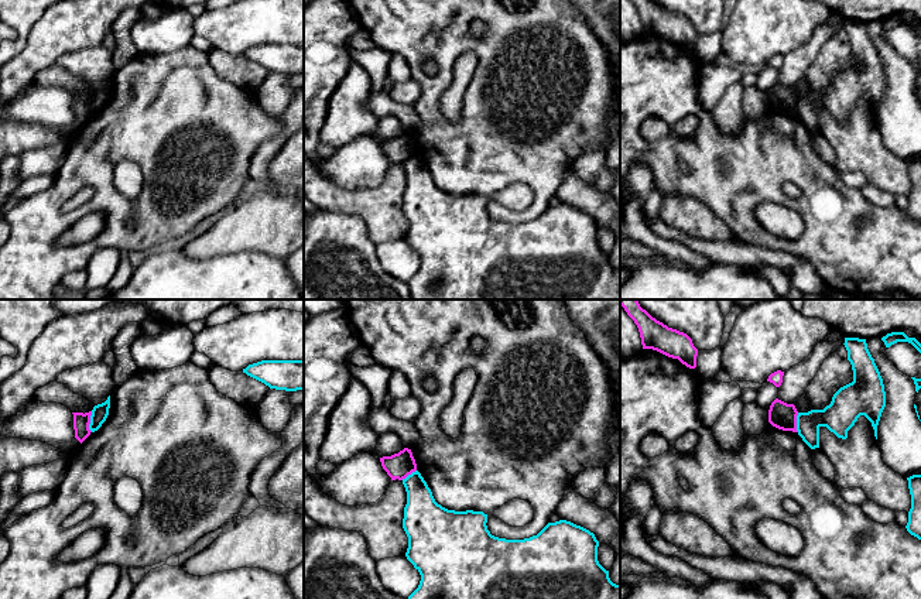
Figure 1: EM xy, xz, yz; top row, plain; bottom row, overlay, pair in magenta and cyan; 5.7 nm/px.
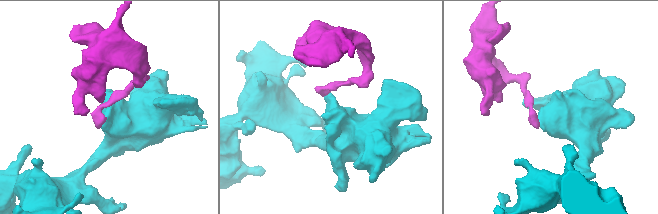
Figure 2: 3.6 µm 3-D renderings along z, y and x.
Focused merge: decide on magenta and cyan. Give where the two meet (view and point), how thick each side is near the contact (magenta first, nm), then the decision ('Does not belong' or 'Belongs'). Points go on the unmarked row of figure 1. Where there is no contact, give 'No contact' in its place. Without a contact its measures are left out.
Touches magenta at xy (89, 105). Thickness 100 nm (magenta) against 90 nm. Does not belong

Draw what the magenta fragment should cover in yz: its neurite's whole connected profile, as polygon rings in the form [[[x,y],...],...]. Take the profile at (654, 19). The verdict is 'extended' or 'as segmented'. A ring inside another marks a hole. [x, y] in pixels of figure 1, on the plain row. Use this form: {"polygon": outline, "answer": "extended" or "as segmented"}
{"polygon": [[[653,0],[630,1],[638,11],[643,32],[653,32],[668,41],[678,42],[689,52],[696,51],[698,32],[687,17],[668,11]]], "answer": "as segmented"}

